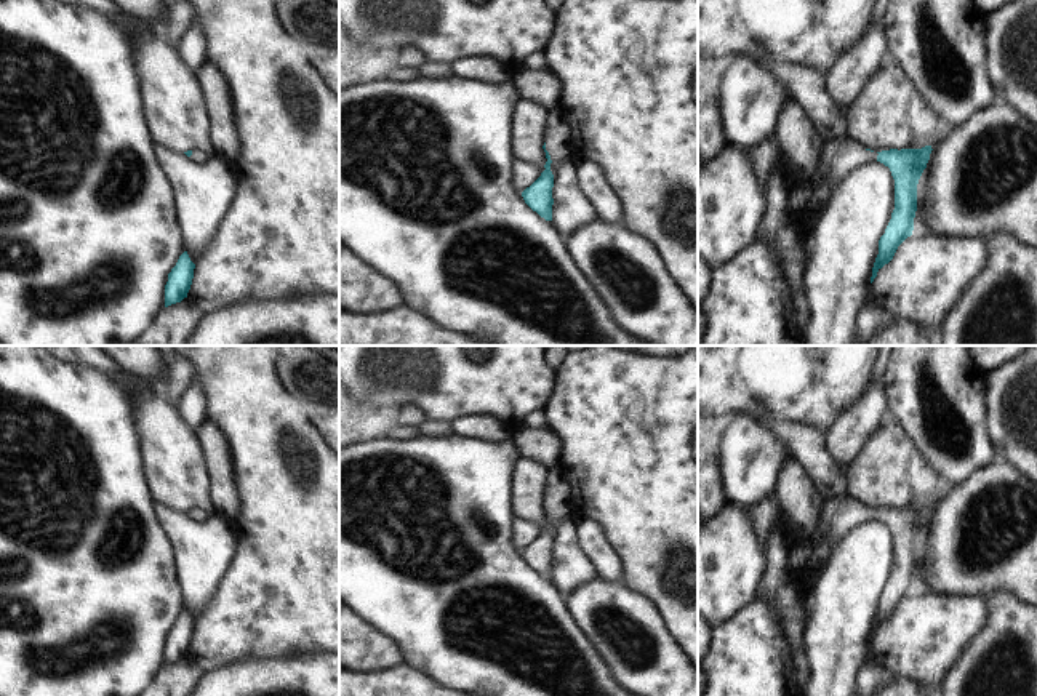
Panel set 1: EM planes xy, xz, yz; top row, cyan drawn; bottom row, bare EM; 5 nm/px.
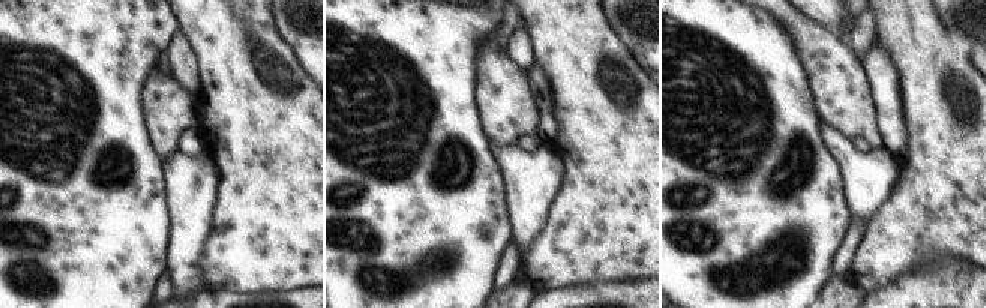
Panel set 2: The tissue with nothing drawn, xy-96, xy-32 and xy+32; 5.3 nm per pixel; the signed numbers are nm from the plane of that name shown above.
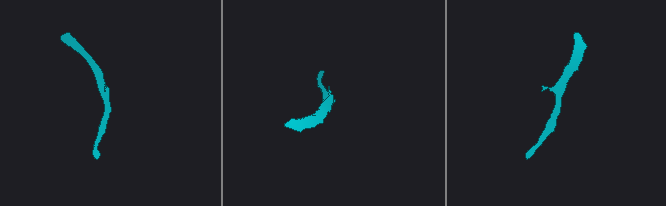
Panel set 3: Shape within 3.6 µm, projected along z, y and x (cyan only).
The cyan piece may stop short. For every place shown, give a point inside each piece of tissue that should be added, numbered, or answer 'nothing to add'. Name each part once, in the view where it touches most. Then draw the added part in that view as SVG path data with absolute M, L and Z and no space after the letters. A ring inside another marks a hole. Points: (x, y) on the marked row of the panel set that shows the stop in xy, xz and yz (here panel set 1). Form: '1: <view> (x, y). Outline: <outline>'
1: xz (559, 135). Outline: M563 109L552 110L549 115L549 128L546 131L546 150L551 155L552 168L575 158L571 147L573 128Z

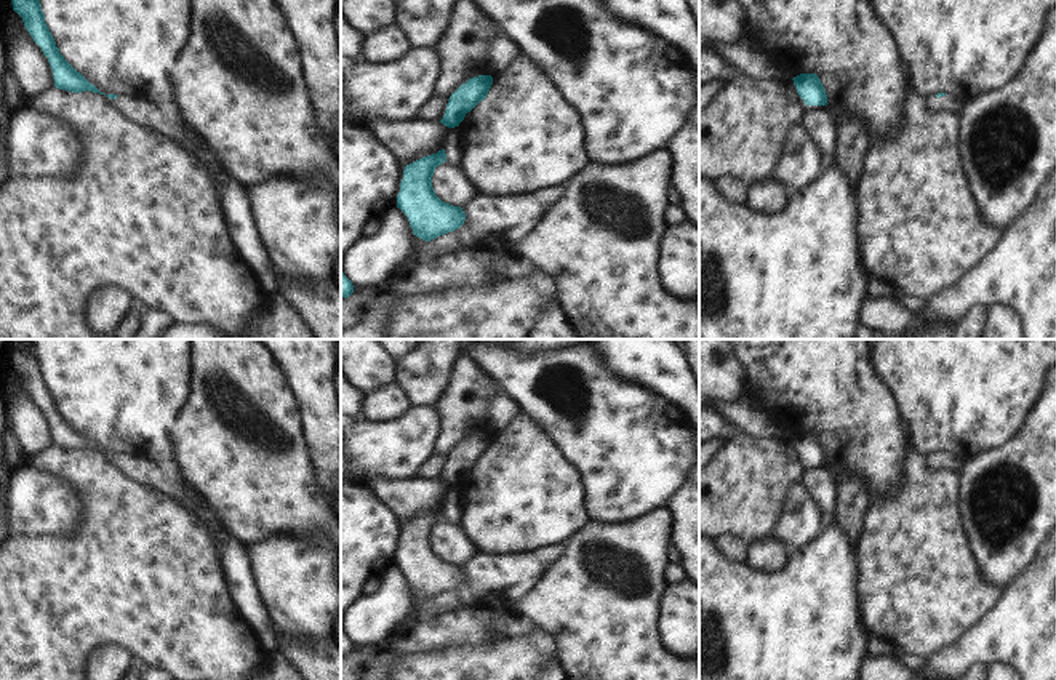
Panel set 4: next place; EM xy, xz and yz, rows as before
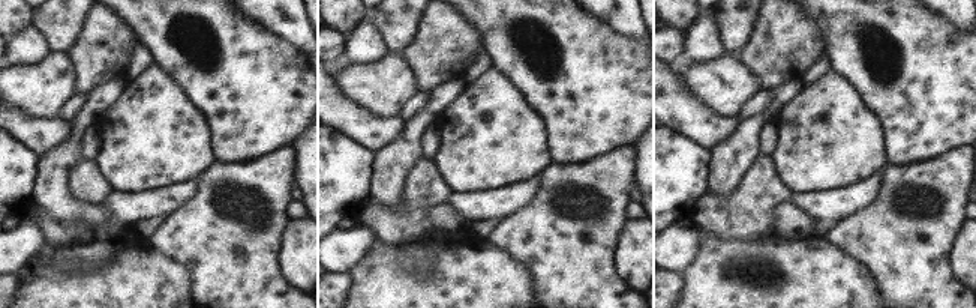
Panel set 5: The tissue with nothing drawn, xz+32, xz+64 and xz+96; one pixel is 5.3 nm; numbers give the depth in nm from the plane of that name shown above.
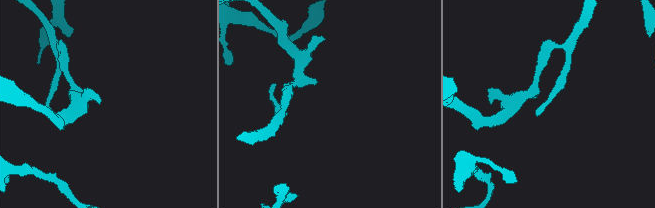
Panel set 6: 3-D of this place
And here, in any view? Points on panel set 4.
1: yz (944, 103). Outline: M941 96L934 99L936 106L933 107L934 112L941 112L941 110L949 110L949 112L955 112L960 114L963 104L960 104L958 101L955 101L952 96Z

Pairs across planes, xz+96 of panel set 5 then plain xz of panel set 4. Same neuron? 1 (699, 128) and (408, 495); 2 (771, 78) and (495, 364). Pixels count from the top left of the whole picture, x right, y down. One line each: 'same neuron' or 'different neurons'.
1: same neuron
2: different neurons

